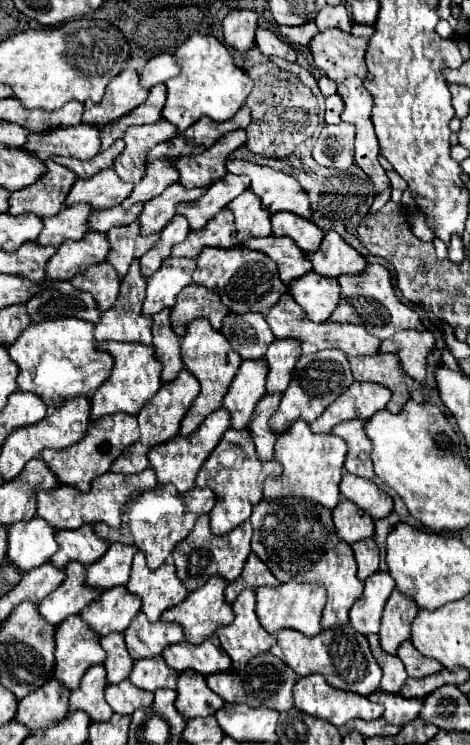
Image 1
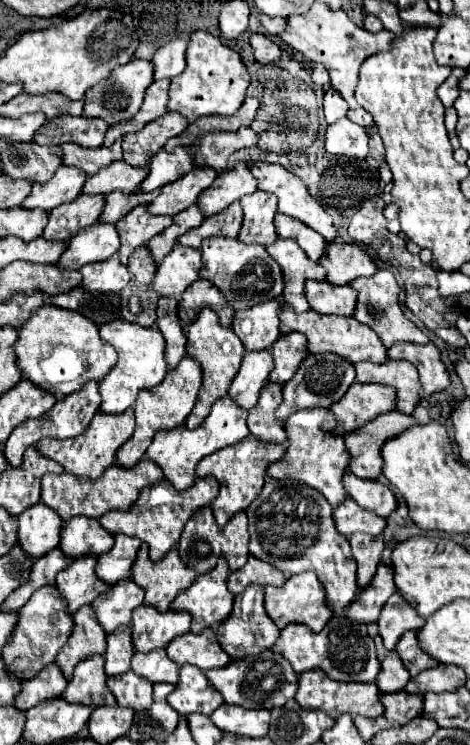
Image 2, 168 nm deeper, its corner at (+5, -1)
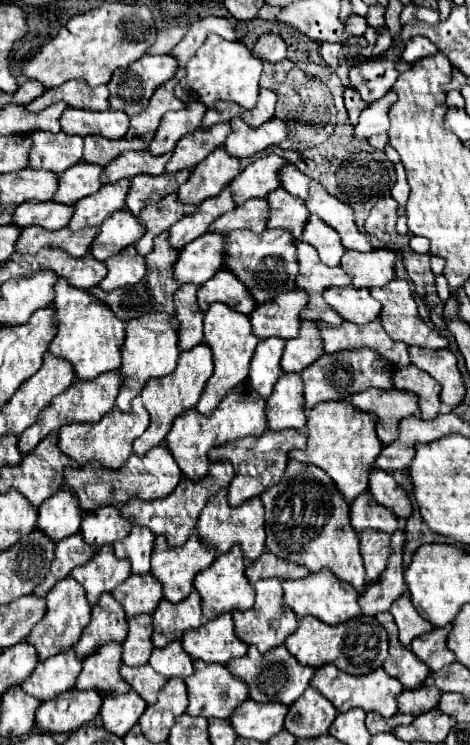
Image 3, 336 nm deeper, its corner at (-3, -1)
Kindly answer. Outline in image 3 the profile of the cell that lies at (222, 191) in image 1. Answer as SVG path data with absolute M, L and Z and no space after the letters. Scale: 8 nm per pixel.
M271 153L265 157L255 159L251 165L247 165L229 185L227 189L233 195L235 205L245 203L247 199L253 197L267 197L269 191L279 187L279 165L285 165L287 161L281 159L279 155Z

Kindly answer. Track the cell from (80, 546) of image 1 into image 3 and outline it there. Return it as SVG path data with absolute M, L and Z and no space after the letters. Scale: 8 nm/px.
M99 507L83 515L81 521L81 535L93 547L103 547L115 541L123 541L129 531L131 523L119 517L119 509L115 507Z

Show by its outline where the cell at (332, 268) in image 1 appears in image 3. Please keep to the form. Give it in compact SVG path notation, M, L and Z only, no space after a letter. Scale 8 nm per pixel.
M371 249L367 253L359 251L345 251L341 265L339 265L347 275L353 277L355 287L383 287L387 281L395 277L393 267L395 267L395 253L391 249Z

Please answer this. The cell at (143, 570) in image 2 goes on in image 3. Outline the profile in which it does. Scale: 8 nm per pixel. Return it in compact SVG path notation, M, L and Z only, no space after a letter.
M193 533L181 547L167 547L165 537L157 537L153 555L151 555L151 575L163 585L165 599L171 603L179 603L181 599L185 599L191 593L195 575L199 571L207 569L213 561L215 561L215 553L211 553L209 549L203 549L203 545L199 545L197 533Z

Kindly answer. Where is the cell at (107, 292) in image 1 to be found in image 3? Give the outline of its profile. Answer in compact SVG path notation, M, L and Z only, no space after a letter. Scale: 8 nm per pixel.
M125 247L115 257L109 257L105 261L107 265L107 277L101 281L101 289L115 291L125 285L135 285L145 277L145 259L135 253L135 247Z

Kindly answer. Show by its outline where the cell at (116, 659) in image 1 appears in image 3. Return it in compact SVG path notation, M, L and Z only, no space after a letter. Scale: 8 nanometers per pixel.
M139 615L129 619L129 633L123 641L123 663L127 667L139 667L149 661L151 645L151 615Z

